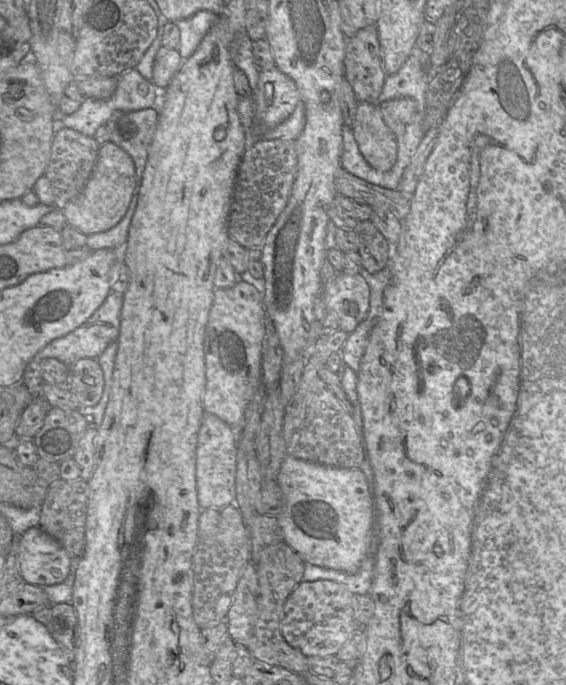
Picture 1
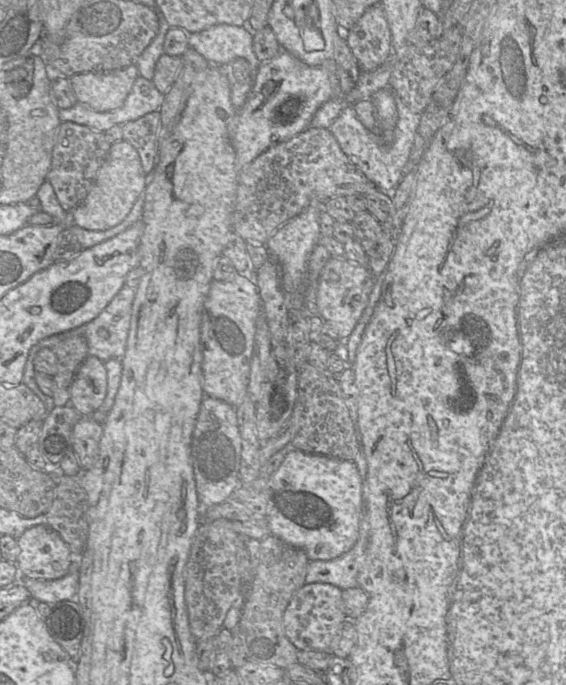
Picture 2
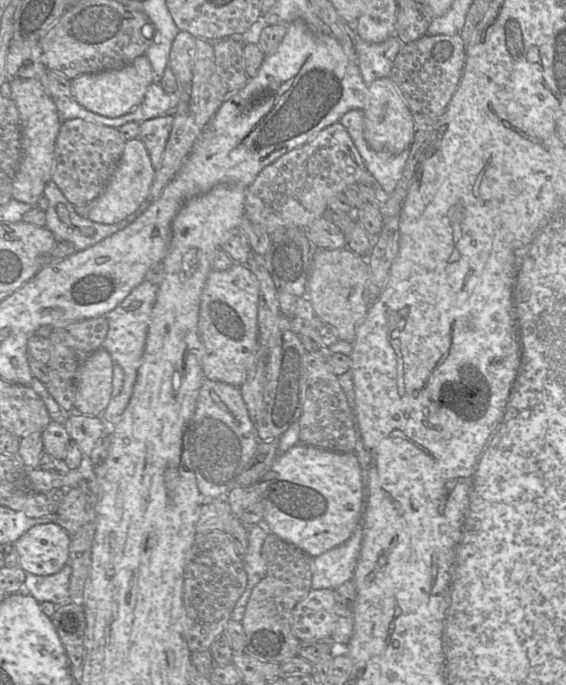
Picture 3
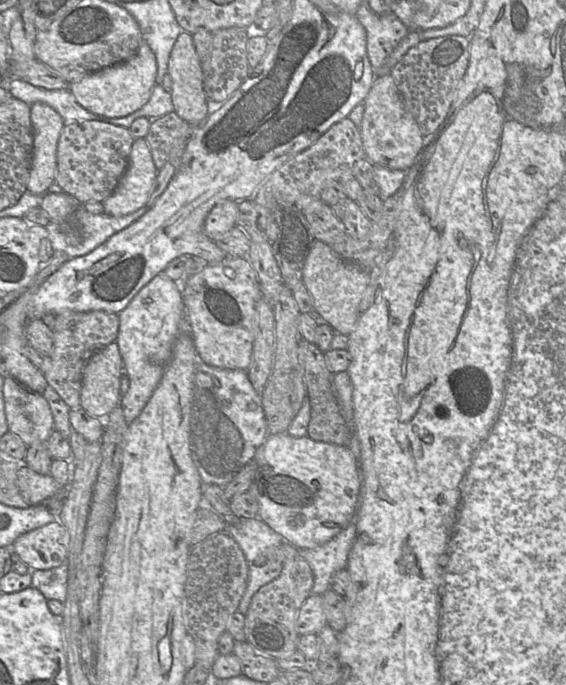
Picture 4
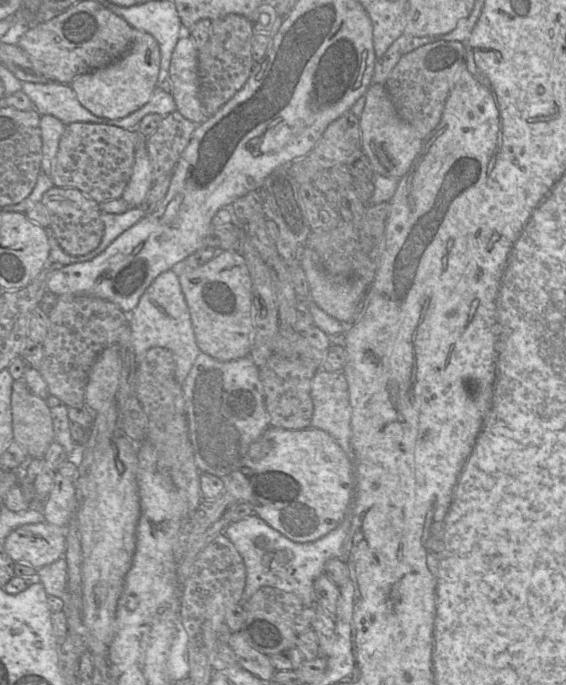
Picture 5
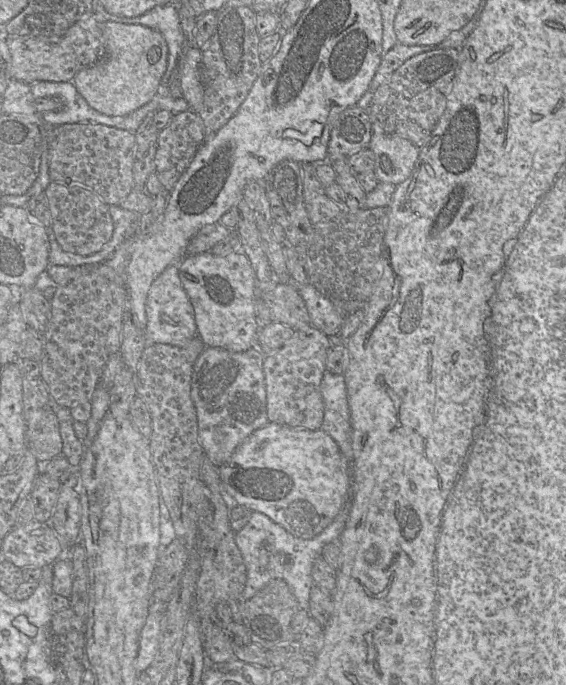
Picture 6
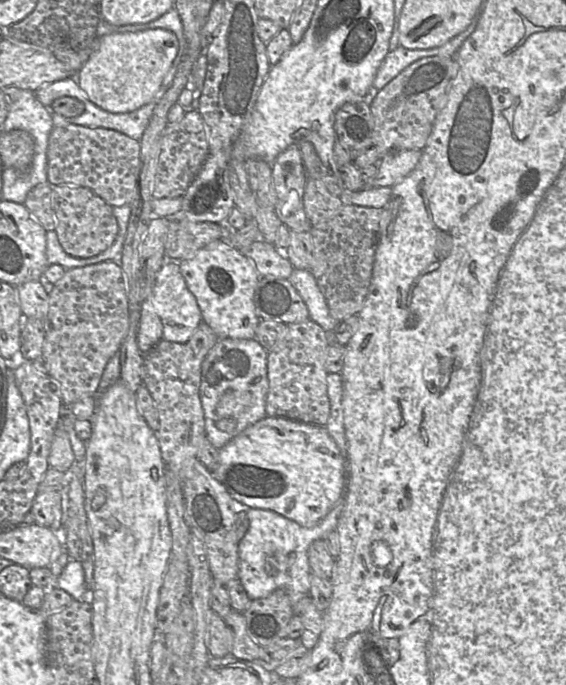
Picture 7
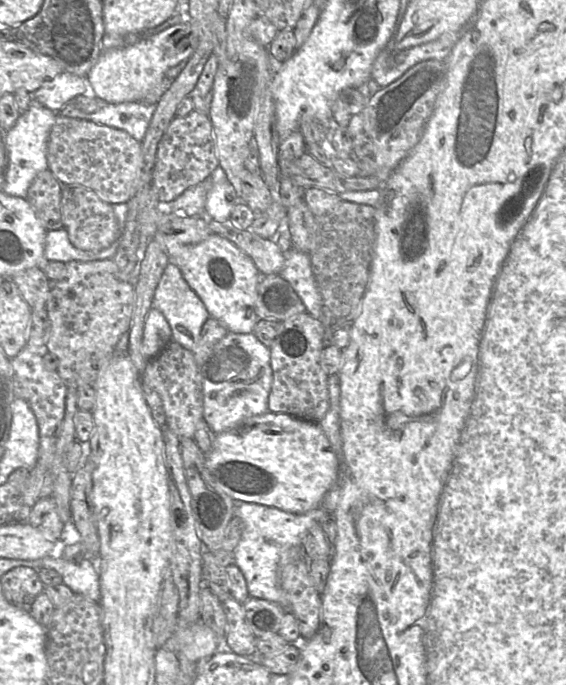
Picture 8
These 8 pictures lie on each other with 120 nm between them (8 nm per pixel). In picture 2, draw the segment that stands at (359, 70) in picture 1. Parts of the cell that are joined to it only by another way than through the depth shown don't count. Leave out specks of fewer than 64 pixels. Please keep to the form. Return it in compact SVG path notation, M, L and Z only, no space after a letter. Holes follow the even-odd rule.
M383 7L368 8L353 27L345 32L345 40L360 71L373 71L388 61L392 51L391 31Z

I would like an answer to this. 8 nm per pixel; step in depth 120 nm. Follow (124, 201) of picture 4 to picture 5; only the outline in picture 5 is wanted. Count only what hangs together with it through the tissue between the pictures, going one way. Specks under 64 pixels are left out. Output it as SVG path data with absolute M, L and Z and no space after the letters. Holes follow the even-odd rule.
M146 146L135 151L132 173L121 198L131 207L138 207L147 196L153 184L152 165Z

